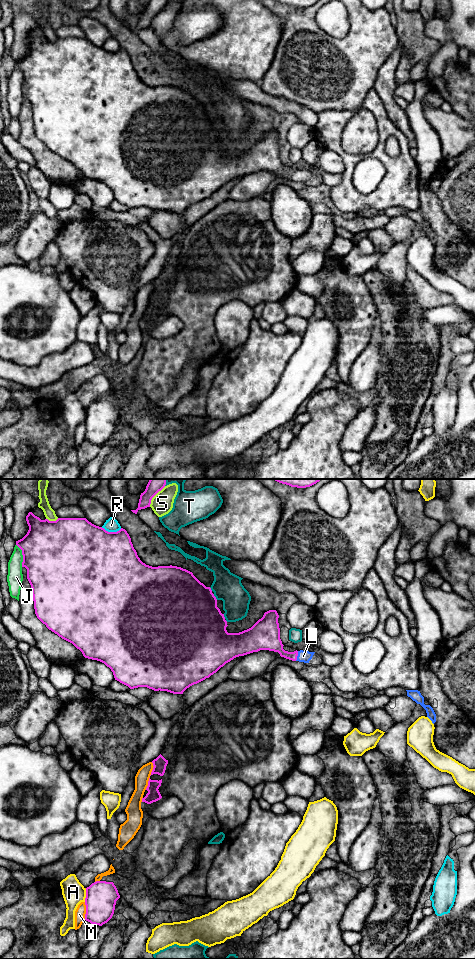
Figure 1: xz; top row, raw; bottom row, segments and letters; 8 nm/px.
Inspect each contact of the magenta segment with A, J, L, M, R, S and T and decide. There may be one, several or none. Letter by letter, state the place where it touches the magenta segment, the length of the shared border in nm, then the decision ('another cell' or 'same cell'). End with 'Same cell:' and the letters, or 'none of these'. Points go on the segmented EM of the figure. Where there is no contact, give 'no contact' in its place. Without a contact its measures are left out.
A: xz (86, 895) | 110 nm | another cell
J: xz (22, 554) | 190 nm | another cell
L: xz (297, 655) | 80 nm | same cell
M: xz (86, 911) | 140 nm | another cell
R: xz (111, 532) | 170 nm | another cell
S: xz (154, 495) | 220 nm | another cell
T: xz (215, 597) | 60 nm | another cell
Same cell: L

